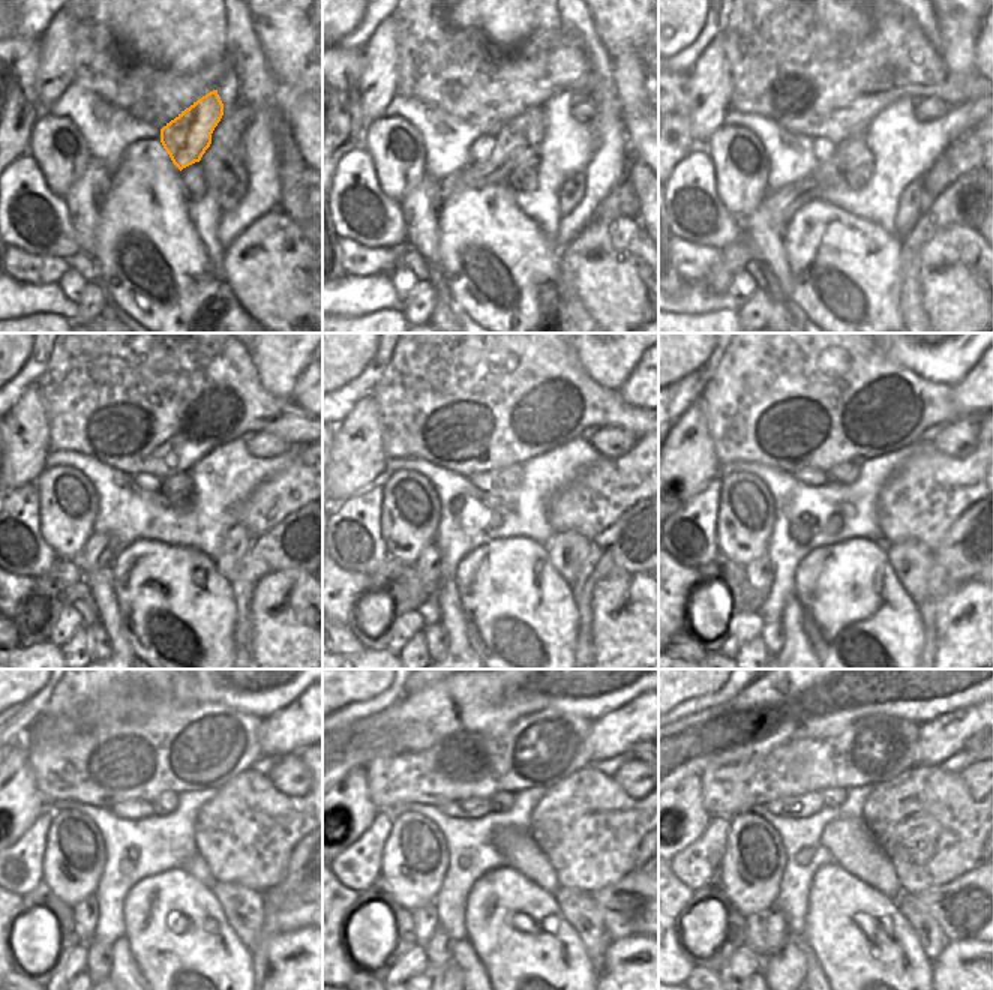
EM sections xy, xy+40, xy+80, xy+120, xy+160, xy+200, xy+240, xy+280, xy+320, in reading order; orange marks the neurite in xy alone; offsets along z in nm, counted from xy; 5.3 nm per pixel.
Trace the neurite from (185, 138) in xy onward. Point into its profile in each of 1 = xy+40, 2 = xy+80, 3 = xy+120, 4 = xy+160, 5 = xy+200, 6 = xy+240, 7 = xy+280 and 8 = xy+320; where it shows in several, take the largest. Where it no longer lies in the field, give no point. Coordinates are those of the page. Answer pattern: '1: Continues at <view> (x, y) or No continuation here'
1: Continues at xy+40 (521, 137)
2: Continues at xy+80 (782, 204)
3: Continues at xy+120 (101, 551)
4: Continues at xy+160 (426, 566)
5: Continues at xy+200 (761, 572)
6: Continues at xy+240 (86, 912)
7: Continues at xy+280 (425, 917)
8: Continues at xy+320 (756, 924).

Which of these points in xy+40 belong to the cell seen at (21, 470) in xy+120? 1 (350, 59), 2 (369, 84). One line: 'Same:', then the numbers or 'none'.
Same: 2

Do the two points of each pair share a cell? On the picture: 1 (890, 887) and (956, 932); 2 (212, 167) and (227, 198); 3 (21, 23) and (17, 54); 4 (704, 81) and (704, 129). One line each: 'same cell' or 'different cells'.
1: different cells
2: same cell
3: different cells
4: same cell

